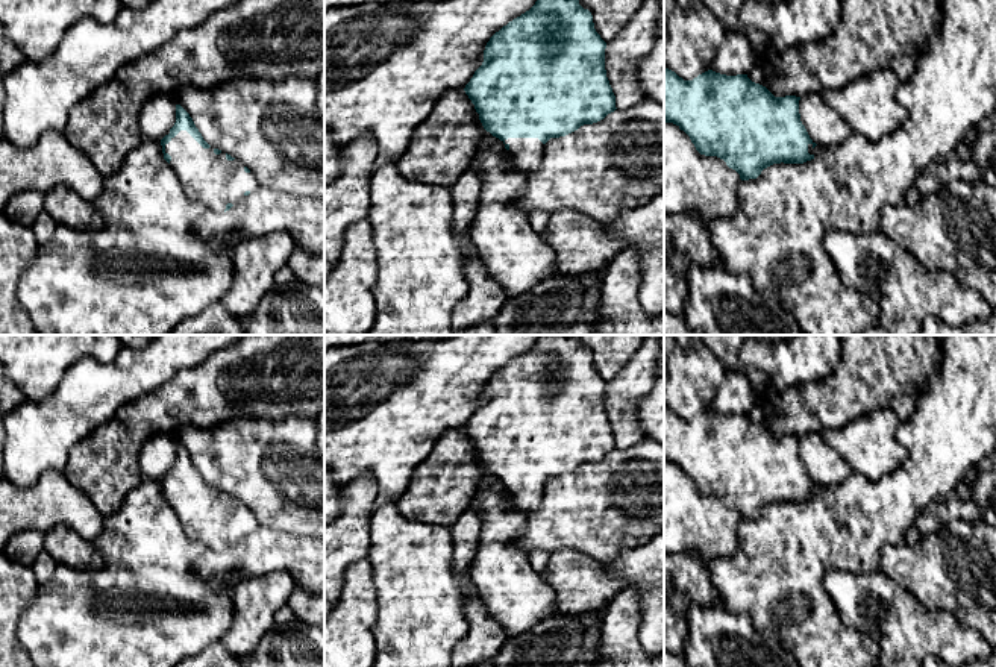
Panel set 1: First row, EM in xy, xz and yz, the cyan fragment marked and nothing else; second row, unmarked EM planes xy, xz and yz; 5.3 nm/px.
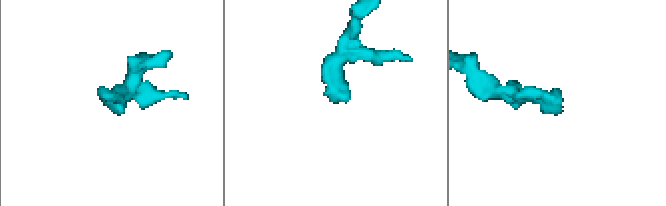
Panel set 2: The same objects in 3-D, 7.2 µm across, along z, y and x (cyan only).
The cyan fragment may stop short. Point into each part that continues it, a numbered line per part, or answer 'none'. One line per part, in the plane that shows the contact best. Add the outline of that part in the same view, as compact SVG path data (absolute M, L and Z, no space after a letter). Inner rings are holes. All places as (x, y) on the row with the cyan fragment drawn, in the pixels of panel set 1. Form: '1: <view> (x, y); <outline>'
1: xy (209, 181); M180 130L168 144L165 153L171 156L170 165L174 170L186 199L200 209L224 212L227 203L238 203L246 191L255 191L259 183L255 174L246 173L244 165L233 159L227 161L226 153L215 155L214 147L203 149L186 130Z

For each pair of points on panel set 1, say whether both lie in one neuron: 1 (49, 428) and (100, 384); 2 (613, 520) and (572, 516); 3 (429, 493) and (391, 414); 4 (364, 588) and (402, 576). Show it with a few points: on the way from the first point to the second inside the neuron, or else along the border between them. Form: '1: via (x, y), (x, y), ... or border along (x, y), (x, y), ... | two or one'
1: via (61, 420), (88, 396) | one
2: via (602, 516), (582, 516) | one
3: border along (438, 438), (397, 497) | two
4: border along (367, 558), (375, 584), (376, 620) | two

